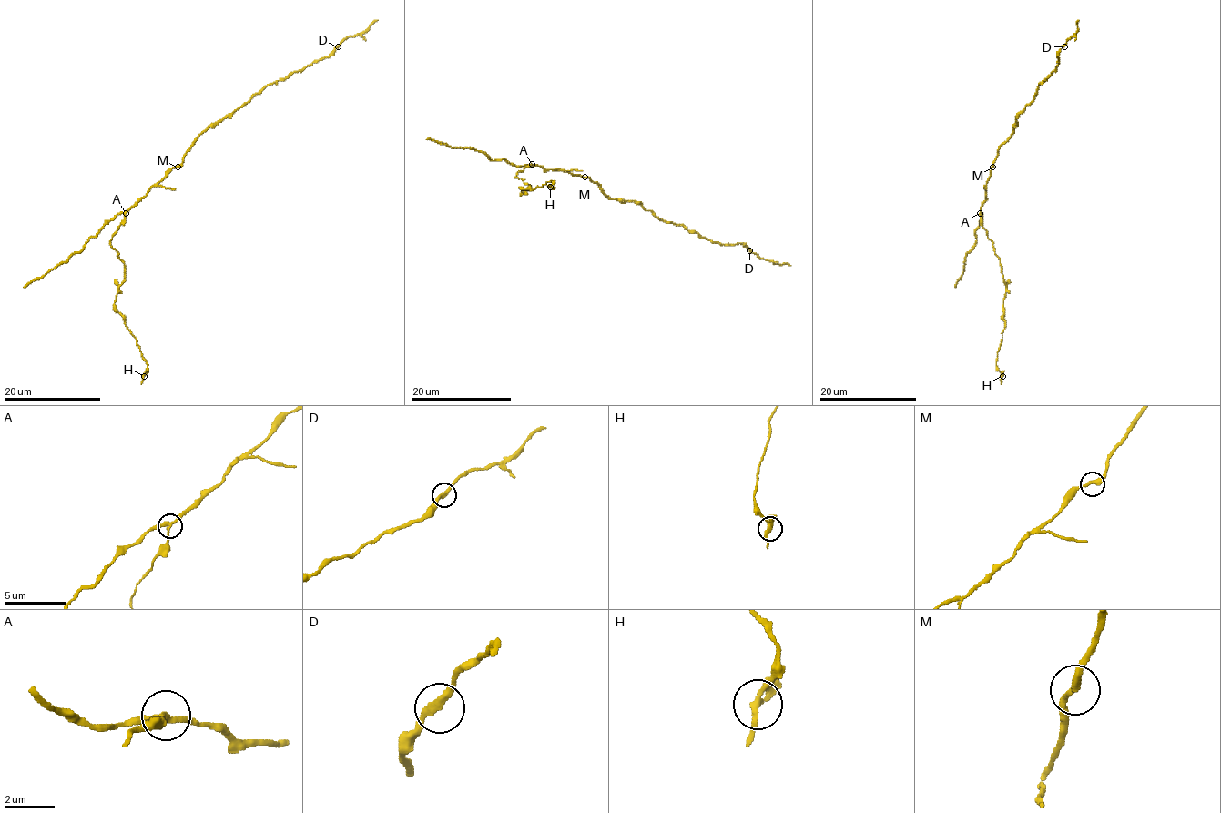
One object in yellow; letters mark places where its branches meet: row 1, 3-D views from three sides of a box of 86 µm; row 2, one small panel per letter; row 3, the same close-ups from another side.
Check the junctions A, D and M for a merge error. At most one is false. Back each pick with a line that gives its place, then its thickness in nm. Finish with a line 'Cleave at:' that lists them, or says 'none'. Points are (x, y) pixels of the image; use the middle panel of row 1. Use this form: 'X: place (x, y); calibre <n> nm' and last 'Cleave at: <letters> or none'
A: place (532, 164); calibre 240 nm
Cleave at: A

